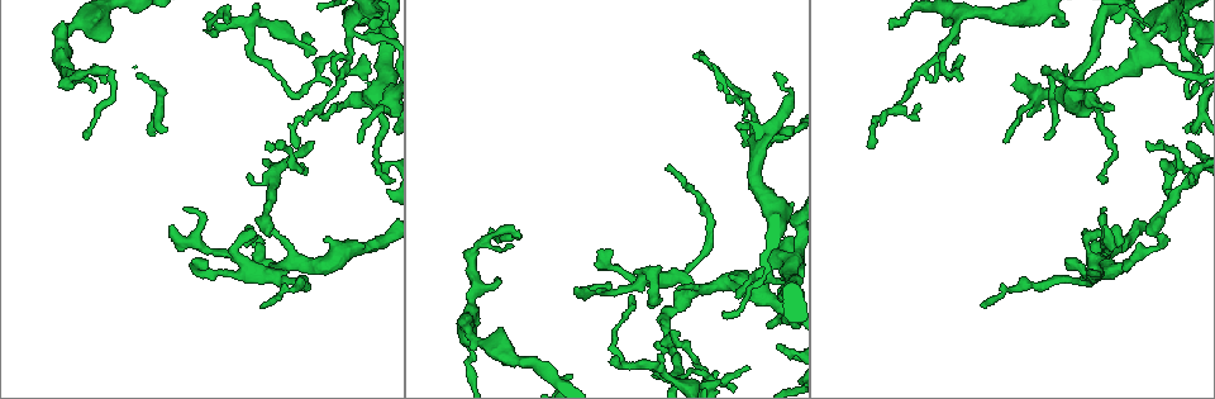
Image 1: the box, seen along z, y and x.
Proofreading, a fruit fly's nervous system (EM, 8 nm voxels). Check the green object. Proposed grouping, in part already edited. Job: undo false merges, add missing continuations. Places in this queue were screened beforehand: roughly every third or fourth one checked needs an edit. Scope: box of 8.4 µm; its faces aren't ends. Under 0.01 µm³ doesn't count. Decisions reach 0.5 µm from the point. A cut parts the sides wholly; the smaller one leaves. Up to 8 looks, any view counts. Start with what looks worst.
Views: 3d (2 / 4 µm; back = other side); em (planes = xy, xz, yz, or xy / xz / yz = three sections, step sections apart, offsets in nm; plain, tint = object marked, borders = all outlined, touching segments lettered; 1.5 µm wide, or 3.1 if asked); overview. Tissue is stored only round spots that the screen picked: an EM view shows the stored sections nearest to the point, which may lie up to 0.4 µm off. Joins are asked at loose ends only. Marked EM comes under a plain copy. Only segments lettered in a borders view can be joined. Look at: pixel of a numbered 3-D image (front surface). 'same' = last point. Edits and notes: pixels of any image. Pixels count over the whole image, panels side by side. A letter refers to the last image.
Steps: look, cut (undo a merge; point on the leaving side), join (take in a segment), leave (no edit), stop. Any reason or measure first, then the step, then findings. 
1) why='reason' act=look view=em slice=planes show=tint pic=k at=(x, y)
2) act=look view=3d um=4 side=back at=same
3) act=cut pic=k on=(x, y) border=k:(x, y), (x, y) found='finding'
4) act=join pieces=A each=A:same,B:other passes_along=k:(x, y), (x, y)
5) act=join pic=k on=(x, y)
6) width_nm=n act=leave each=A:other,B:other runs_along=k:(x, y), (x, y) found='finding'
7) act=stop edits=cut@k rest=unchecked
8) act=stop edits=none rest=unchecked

why='abrupt turn' act=look view=em slice=xz step=4 show=borders pic=1 at=(350, 48)

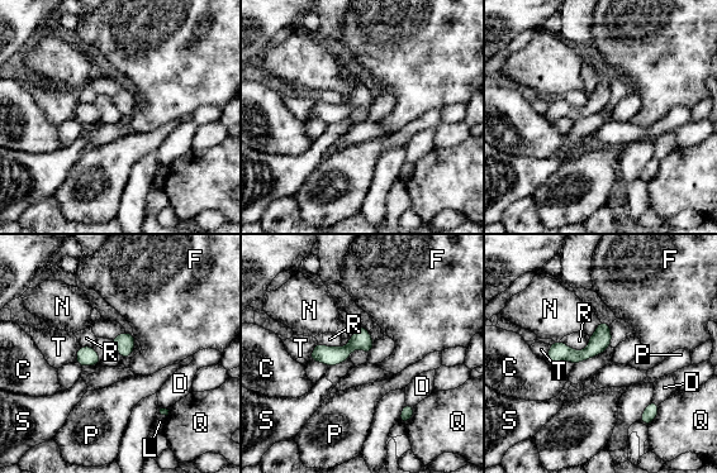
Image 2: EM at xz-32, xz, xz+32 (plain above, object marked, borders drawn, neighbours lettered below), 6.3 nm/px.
longest_contact=R:200nm act=leave each=C:other,D:other,F:other,L:other,N:other,P:other,Q:other,R:other,S:other,T:other border=2:(131, 333), (136, 338) found='continuous, no second neuron'

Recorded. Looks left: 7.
why='four-way junction' act=look view=em slice=planes show=borders pic=1 at=(1108, 268)

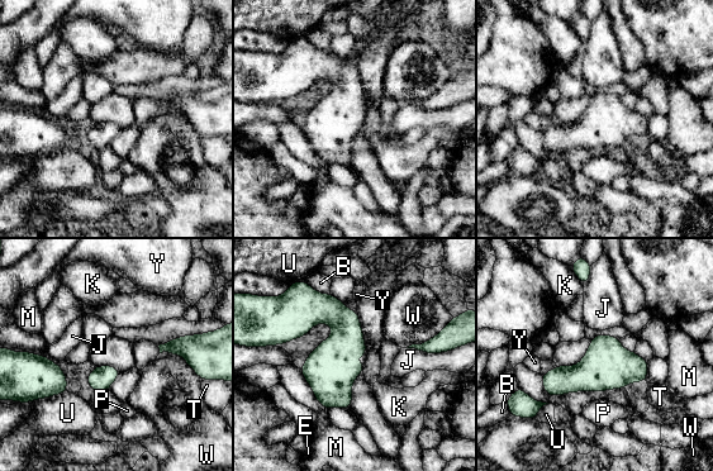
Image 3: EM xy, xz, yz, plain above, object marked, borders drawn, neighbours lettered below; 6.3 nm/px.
act=leave each=B:other,E:other,J:other,K:other,M:other,P:other,T:other,U:other,W:other,Y:other border=3:(407, 347), (426, 353), (441, 353) found='continuous, no second neuron'

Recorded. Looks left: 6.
why='free end' act=look view=3d um=2 side=back pic=1 at=(1102, 226)

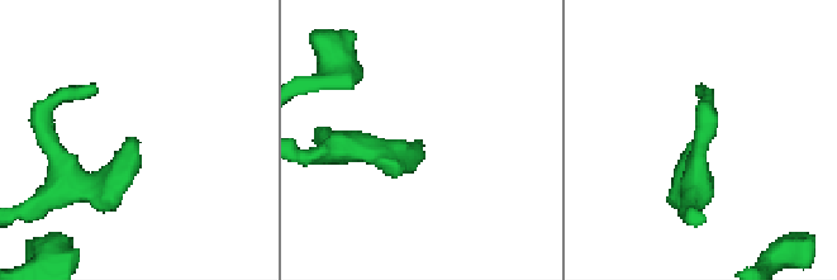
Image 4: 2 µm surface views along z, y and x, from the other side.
why='need the tissue' act=look view=em slice=planes show=borders pic=4 at=(415, 139)

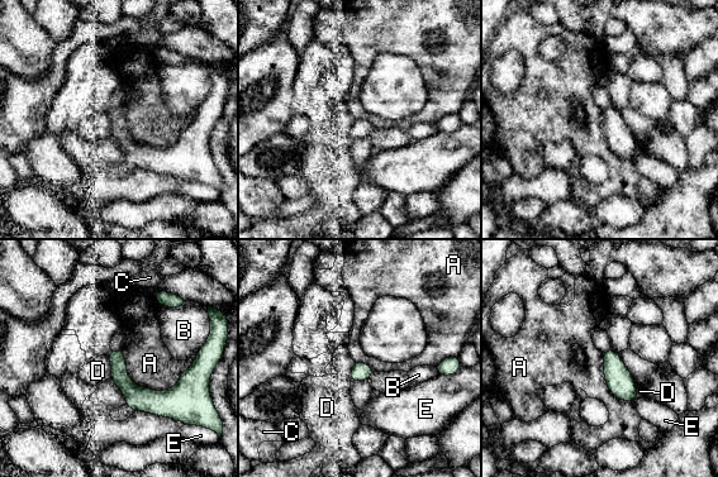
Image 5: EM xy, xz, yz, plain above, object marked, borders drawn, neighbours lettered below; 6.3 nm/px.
act=leave each=A:other,B:other,C:other,D:other,E:other border=5:(122, 351), (156, 390), (196, 356) found='no lettered segment goes on from it'

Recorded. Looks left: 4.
act=stop edits=none rest=unchecked

